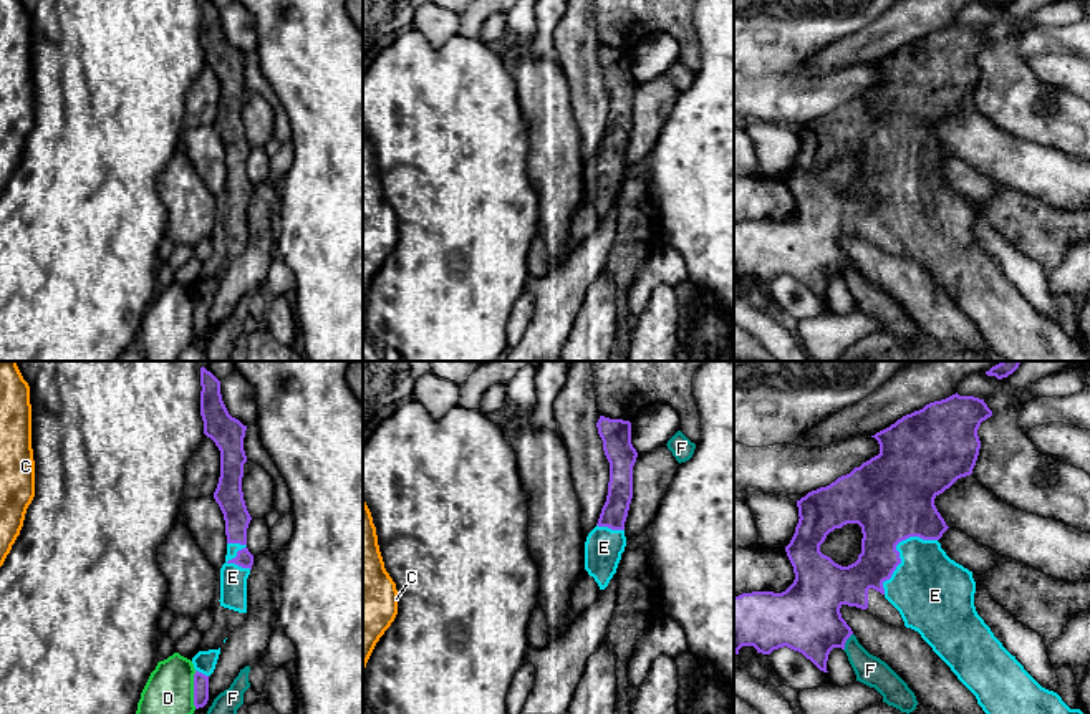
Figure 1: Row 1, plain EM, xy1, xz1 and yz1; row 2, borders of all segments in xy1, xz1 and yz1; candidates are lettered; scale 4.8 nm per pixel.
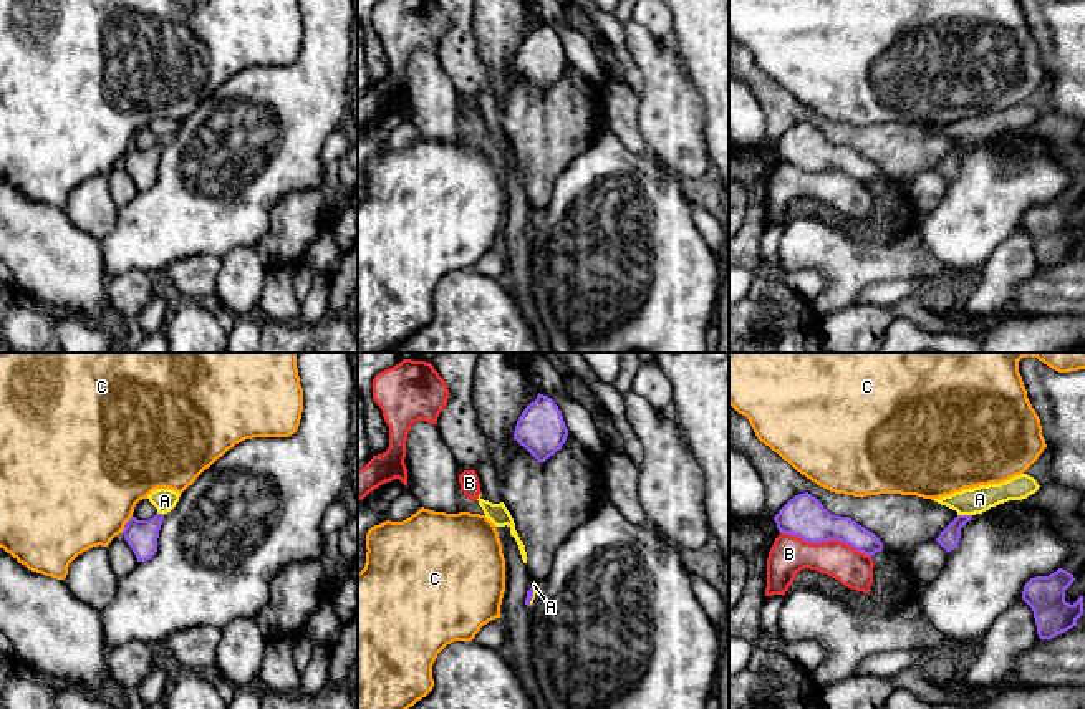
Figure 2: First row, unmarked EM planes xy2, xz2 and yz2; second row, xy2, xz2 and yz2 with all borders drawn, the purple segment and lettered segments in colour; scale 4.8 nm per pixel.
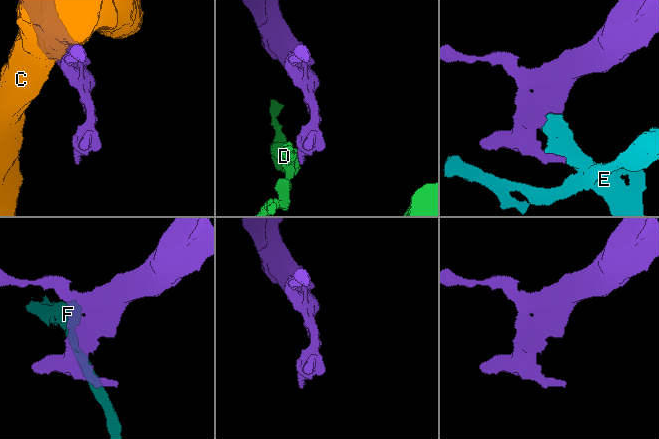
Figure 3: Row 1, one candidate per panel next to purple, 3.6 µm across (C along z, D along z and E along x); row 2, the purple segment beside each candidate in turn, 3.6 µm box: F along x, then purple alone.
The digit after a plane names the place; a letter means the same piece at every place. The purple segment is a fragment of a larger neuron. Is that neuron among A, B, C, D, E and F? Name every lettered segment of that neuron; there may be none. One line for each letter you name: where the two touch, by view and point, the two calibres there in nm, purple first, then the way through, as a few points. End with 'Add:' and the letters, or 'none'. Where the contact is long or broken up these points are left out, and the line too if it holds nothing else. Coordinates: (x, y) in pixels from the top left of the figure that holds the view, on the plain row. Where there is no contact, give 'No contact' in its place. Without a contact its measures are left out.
E: Touches purple at yz1 (897, 179). Thickness 400 nm (purple) against 360 nm
Add: E

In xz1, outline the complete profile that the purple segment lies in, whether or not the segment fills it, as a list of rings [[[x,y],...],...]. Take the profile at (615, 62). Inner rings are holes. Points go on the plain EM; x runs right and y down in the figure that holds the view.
[[[600,45],[596,56],[610,91],[610,111],[598,152],[585,171],[585,199],[605,219],[626,176],[625,151],[633,128],[633,94],[638,81],[631,73],[629,50]]]

